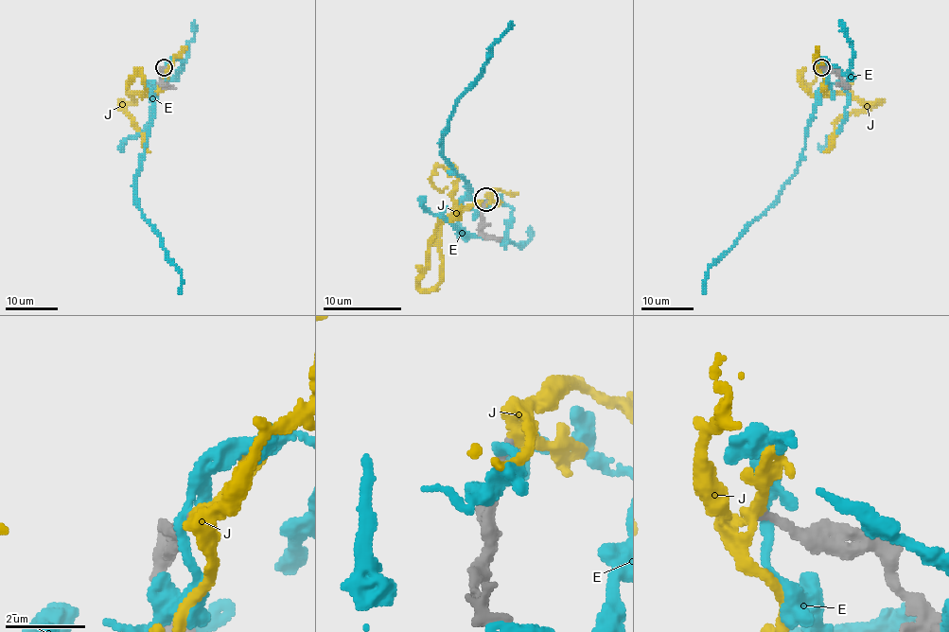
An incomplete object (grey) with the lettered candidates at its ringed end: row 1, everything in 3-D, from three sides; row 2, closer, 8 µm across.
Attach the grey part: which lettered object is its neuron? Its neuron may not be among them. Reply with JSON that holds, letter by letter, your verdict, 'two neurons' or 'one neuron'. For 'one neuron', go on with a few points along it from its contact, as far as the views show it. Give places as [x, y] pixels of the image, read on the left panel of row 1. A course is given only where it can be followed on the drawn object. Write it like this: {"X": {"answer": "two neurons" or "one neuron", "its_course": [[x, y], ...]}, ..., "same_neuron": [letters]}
{"E": {"answer": "two neurons"}, "J": {"answer": "one neuron", "its_course": [[165, 68], [167, 75], [165, 81], [152, 93], [134, 93], [134, 102], [121, 102], [144, 139], [148, 152]]}, "same_neuron": ["J"]}

